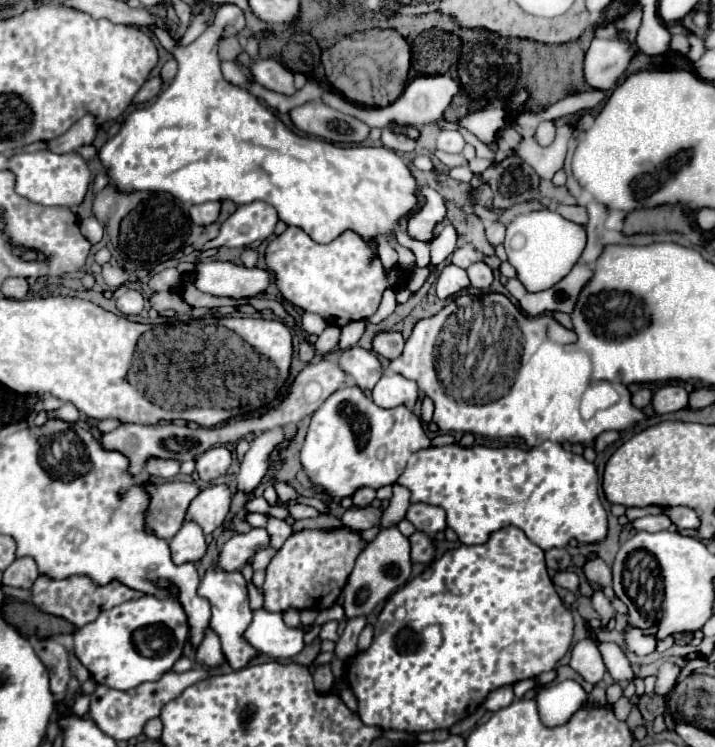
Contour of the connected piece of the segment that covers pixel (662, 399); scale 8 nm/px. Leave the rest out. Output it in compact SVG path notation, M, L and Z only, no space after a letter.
M665 385L653 395L653 409L657 413L673 413L687 407L687 391L681 385Z

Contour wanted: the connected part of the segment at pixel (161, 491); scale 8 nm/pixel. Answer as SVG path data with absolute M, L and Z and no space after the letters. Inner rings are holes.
M137 479L149 495L145 509L145 529L159 539L173 539L181 529L189 501L199 493L195 483L155 483L153 479Z

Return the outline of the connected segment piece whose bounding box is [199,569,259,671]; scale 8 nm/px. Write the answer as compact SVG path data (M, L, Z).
M213 569L209 571L201 585L199 585L199 595L205 597L211 603L211 629L219 635L221 639L221 649L223 655L227 659L227 663L231 665L231 669L239 671L243 667L247 667L257 655L259 651L249 647L249 643L245 641L243 633L245 629L251 625L253 621L253 611L249 607L249 589L247 589L247 581L243 579L243 575L239 571L221 571L221 569Z

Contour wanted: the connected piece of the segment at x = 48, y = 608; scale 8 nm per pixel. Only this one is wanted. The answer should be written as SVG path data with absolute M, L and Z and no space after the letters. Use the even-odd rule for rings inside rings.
M39 575L37 581L31 587L31 601L45 613L63 617L75 627L83 627L87 623L93 623L101 611L113 609L115 605L121 605L125 601L137 599L143 593L137 589L131 589L123 585L121 581L109 581L107 585L95 585L87 575L71 575L67 579L51 579L47 575Z

